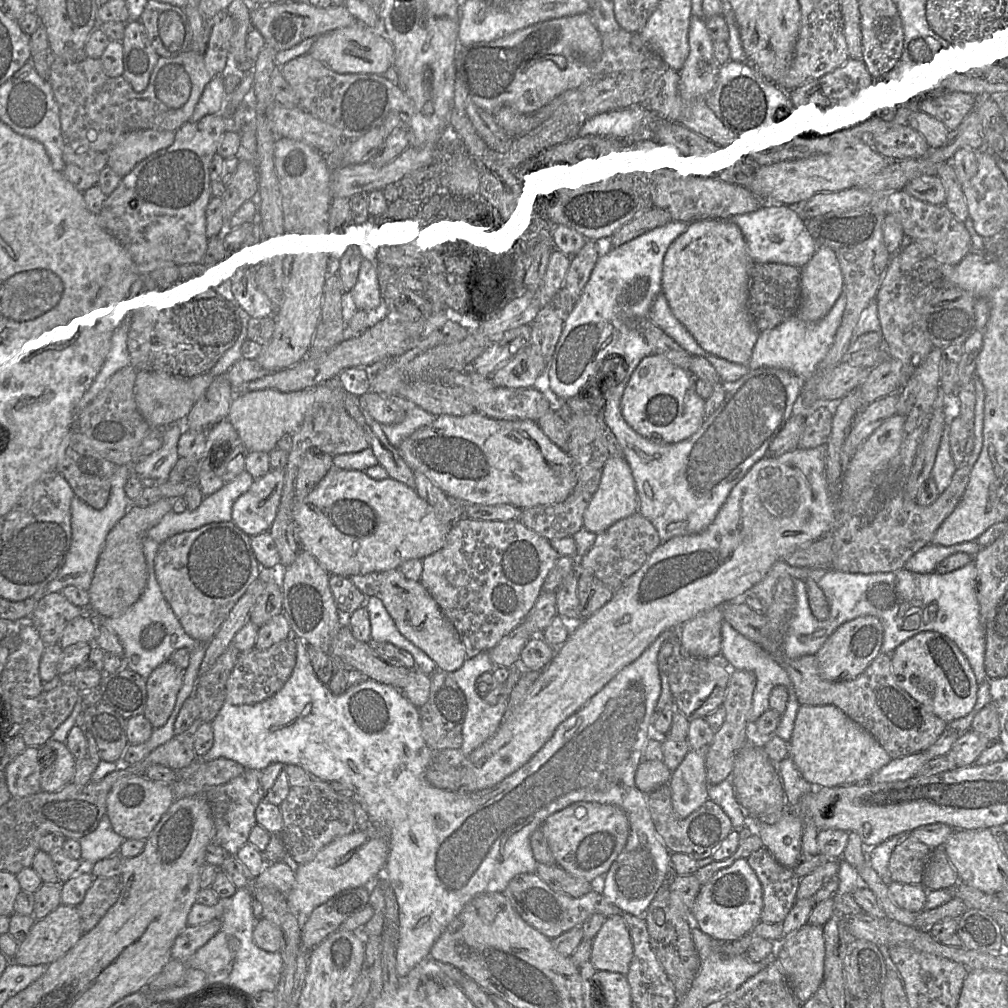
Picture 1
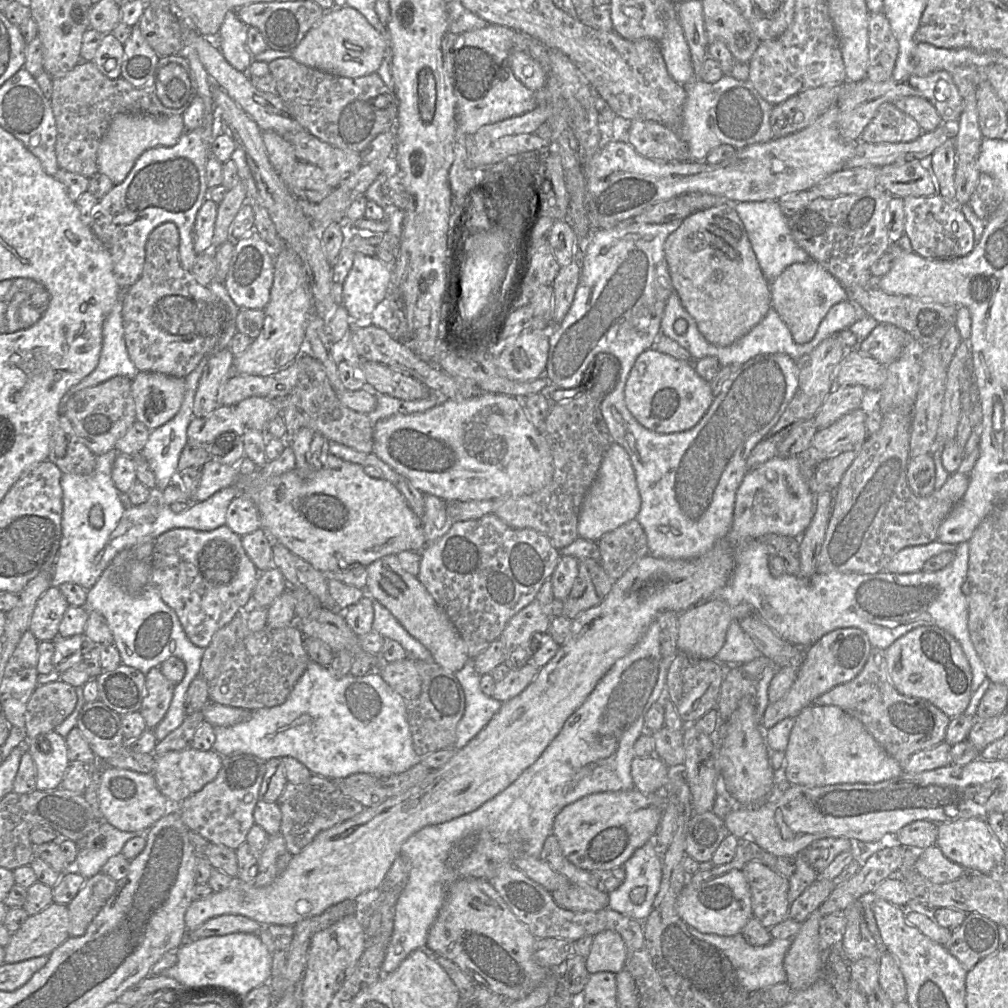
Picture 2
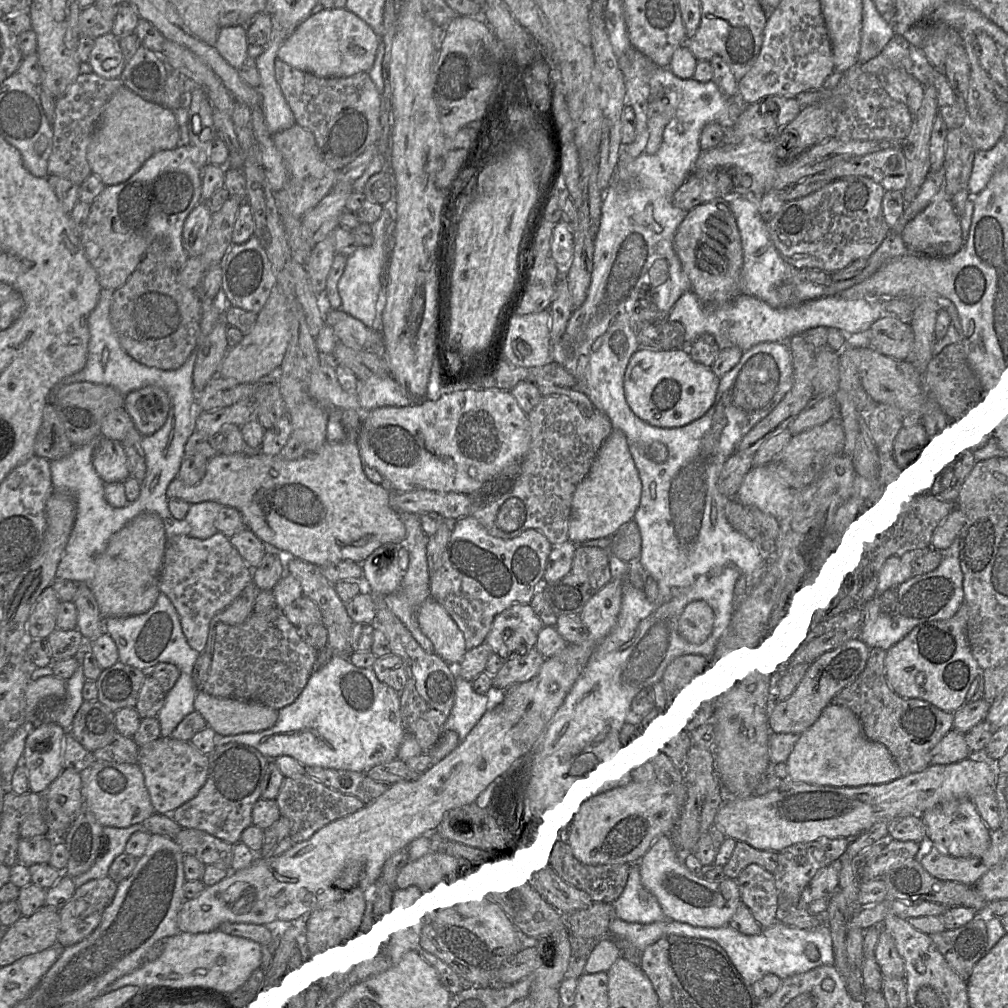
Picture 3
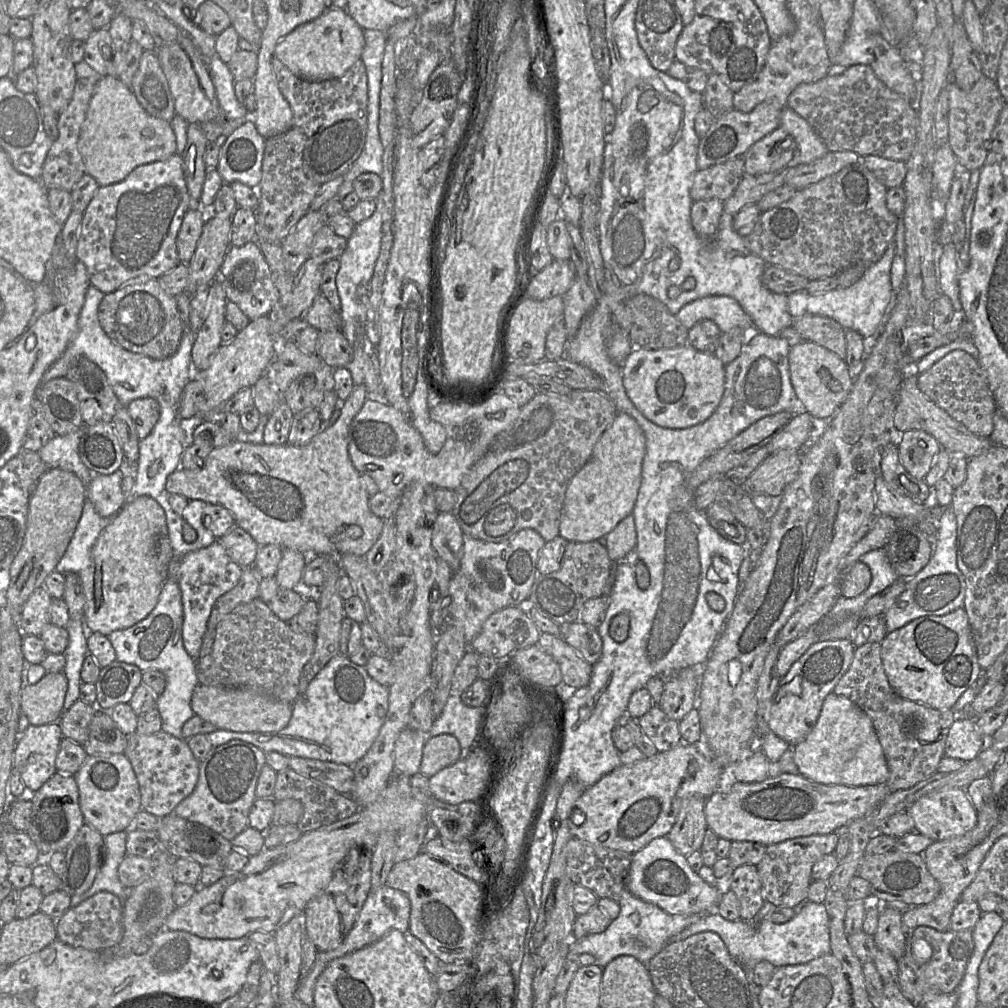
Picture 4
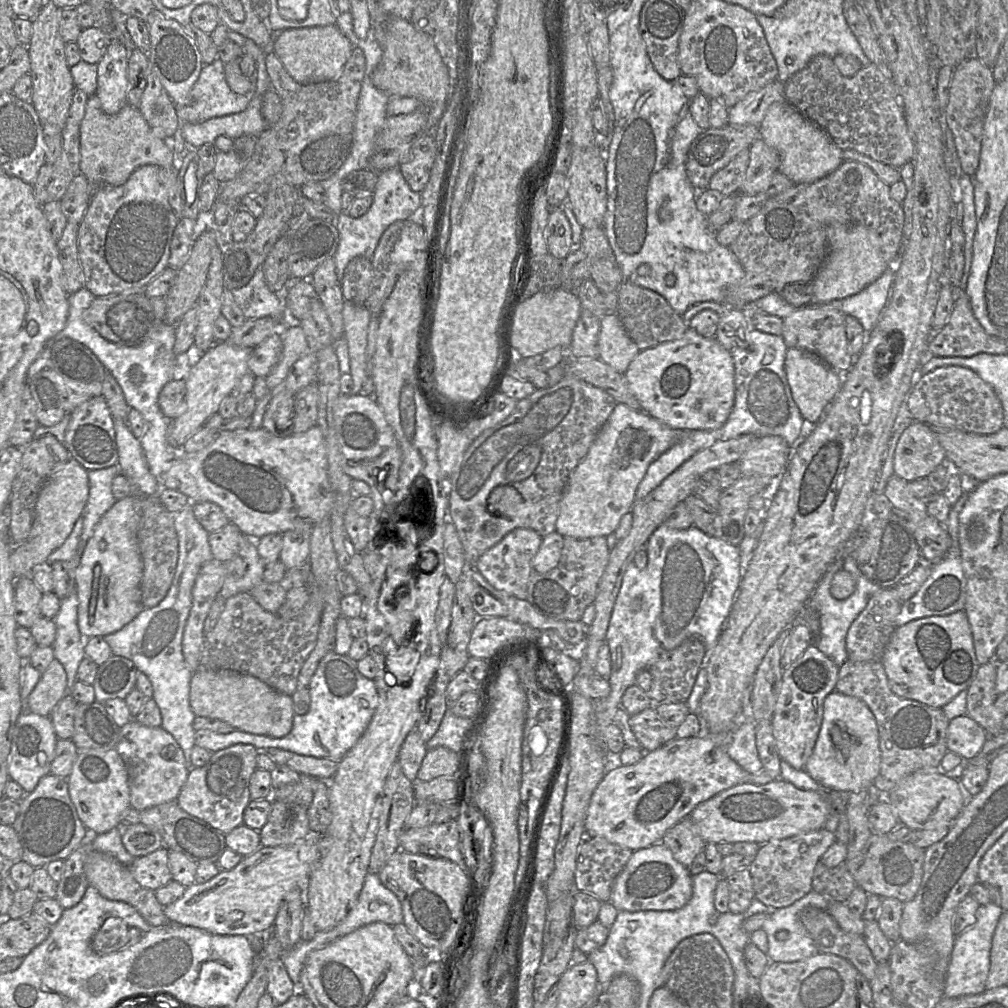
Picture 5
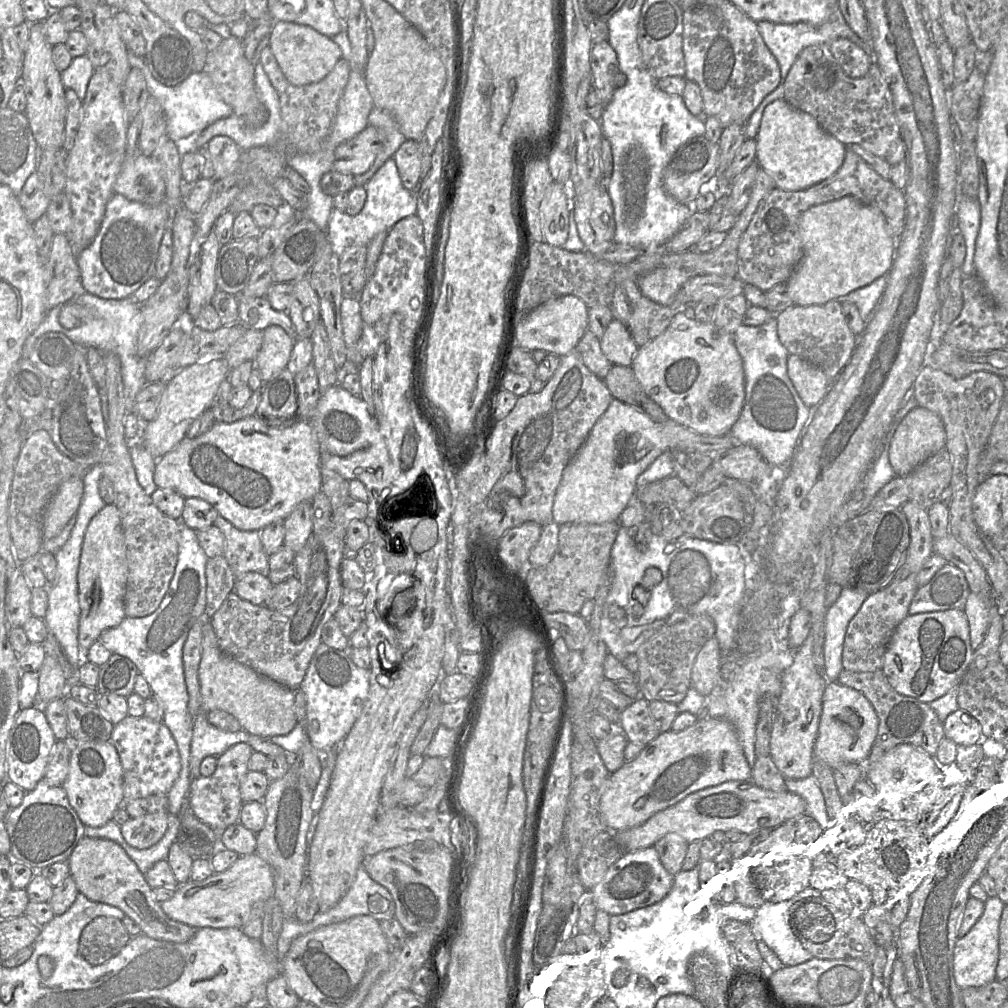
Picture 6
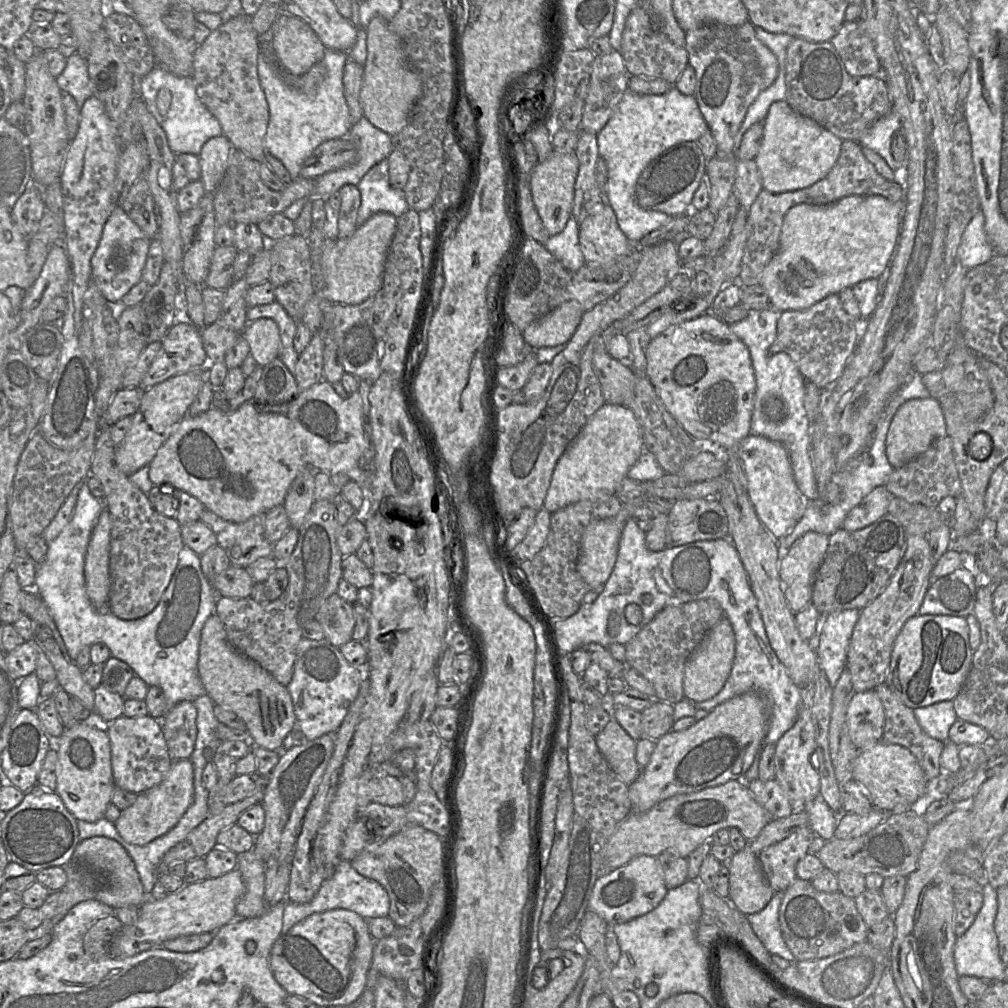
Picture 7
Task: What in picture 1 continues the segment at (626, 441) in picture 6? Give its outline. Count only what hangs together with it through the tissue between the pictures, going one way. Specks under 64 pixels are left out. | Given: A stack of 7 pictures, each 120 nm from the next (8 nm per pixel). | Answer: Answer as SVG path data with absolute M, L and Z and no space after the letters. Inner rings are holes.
M609 457L606 461L600 484L584 512L583 527L599 534L617 521L627 518L639 510L639 499L631 468L624 458Z

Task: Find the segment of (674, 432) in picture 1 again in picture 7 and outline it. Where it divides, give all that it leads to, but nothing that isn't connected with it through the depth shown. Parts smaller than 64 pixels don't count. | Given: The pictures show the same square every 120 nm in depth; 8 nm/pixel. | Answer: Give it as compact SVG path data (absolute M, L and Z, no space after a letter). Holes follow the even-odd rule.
M711 312L702 314L701 316L682 322L670 329L667 329L657 337L652 339L646 350L647 368L645 376L650 380L655 391L660 399L663 401L669 413L677 420L677 422L684 428L684 430L696 440L713 441L728 451L728 461L726 463L726 476L734 483L736 487L740 487L748 493L748 480L744 471L741 459L738 455L739 442L751 434L751 418L754 409L754 398L756 391L756 378L752 365L752 360L748 347L740 340L731 330L727 323L723 322L719 317L713 315Z

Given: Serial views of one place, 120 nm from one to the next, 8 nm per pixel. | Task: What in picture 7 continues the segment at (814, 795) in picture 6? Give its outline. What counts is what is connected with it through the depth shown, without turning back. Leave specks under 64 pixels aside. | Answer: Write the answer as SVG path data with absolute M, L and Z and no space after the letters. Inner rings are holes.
M820 794L813 800L805 803L802 807L797 807L796 809L802 809L807 813L809 826L816 835L825 841L834 838L841 813L836 814L833 812Z

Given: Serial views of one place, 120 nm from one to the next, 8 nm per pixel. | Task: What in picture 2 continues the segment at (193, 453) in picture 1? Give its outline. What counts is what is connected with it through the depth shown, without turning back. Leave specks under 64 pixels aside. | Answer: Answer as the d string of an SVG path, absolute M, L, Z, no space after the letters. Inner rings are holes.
M219 406L204 417L192 419L187 429L187 443L209 448L225 432L234 432L242 437L245 431L246 426L237 415L235 406Z

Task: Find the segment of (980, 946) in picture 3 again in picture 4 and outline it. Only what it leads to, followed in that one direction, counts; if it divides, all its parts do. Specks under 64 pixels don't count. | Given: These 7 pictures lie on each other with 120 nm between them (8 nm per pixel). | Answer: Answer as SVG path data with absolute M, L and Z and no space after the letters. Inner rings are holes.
M919 926L907 932L904 955L898 960L899 987L903 995L914 1005L921 1005L926 992L951 993L963 979L970 957L974 951L972 929L960 931L937 931L928 926ZM912 938L925 939L932 947L932 957L923 965L918 965L912 956Z

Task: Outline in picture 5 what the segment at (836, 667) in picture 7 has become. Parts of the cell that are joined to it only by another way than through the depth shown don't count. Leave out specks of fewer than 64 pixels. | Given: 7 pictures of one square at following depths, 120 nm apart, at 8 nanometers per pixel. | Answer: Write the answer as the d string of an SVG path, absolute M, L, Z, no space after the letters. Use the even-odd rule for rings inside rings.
M841 548L839 549L835 559L828 566L825 574L820 580L817 588L811 596L812 606L819 613L820 626L817 637L815 638L815 645L829 657L835 664L841 667L848 659L847 653L847 635L854 620L859 614L865 609L869 600L874 594L879 592L881 588L876 584L872 583L866 576L860 571L857 563L852 555L846 557L845 560L841 556ZM845 570L852 574L856 580L855 591L845 600L837 600L831 594L831 582L834 575Z

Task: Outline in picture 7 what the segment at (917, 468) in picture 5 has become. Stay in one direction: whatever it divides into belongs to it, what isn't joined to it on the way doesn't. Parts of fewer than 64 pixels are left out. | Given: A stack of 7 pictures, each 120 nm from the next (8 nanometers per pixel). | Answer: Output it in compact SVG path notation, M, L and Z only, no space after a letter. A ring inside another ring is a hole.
M932 397L912 399L896 412L886 439L887 458L894 469L925 452L932 443L947 435L947 426L941 404Z

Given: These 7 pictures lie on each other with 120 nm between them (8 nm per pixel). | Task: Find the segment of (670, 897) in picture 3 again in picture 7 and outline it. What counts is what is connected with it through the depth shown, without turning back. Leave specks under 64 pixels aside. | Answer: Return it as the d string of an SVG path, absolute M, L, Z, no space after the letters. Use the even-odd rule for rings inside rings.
M638 855L595 881L588 907L607 924L614 925L650 912L664 899L667 891L663 870L657 857Z

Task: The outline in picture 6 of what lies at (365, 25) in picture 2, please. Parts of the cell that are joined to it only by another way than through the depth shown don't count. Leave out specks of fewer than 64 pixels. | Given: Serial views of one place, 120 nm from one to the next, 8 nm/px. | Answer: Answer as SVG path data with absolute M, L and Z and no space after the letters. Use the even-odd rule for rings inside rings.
M292 22L274 23L270 32L269 47L286 79L296 86L322 80L342 59L341 49L332 38L320 34L309 26Z

